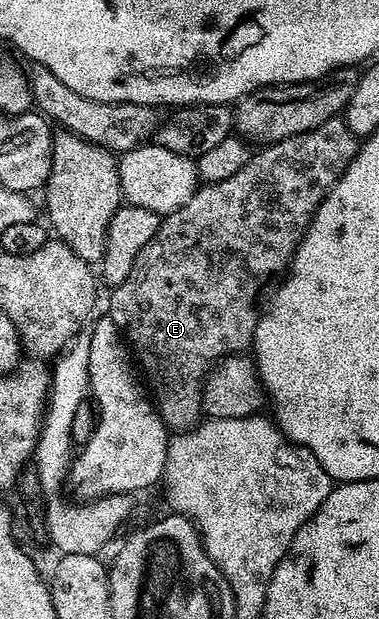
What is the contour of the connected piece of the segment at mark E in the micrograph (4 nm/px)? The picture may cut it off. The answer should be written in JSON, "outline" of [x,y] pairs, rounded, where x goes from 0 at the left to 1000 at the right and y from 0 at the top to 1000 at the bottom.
{"outline":[[[902,191],[855,197],[844,204],[834,204],[834,210],[821,213],[781,216],[770,223],[749,223],[726,233],[683,237],[662,250],[657,262],[633,268],[633,275],[623,275],[623,281],[612,281],[612,288],[591,288],[591,294],[570,294],[567,297],[533,297],[507,313],[507,320],[496,320],[496,326],[485,326],[485,333],[475,333],[475,339],[425,351],[401,391],[391,391],[391,397],[380,397],[380,404],[359,417],[348,443],[293,470],[301,473],[290,478],[285,509],[301,515],[306,527],[322,535],[335,557],[348,564],[351,574],[369,583],[369,595],[380,607],[380,599],[385,599],[388,609],[383,607],[383,612],[398,614],[391,627],[401,635],[401,645],[451,700],[491,698],[525,683],[528,674],[536,670],[533,622],[544,612],[544,603],[594,575],[646,570],[668,557],[670,535],[686,509],[681,483],[689,481],[702,457],[720,446],[736,444],[734,447],[741,447],[763,435],[765,422],[776,418],[776,405],[786,401],[797,383],[805,381],[807,367],[818,362],[818,354],[828,351],[831,339],[839,338],[844,326],[871,310],[871,302],[902,286],[908,273],[934,260],[934,252],[945,247],[947,237],[947,221],[937,220],[929,210],[918,210],[910,192]]]}

